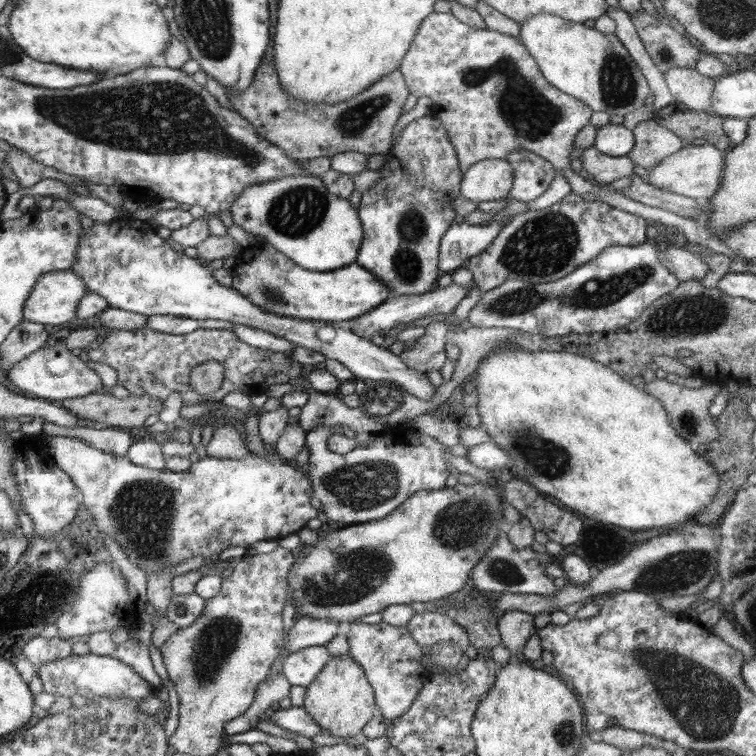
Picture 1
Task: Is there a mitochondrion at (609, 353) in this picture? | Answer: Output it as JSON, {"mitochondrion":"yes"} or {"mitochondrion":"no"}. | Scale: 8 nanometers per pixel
{"mitochondrion":"no"}

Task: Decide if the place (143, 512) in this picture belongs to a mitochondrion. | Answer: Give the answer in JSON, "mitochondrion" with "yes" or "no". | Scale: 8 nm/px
{"mitochondrion":"yes"}

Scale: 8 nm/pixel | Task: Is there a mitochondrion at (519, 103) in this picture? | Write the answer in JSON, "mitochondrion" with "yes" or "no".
{"mitochondrion":"yes"}

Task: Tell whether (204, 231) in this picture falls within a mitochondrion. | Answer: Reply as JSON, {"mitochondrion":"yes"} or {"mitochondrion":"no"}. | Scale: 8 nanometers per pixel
{"mitochondrion":"no"}

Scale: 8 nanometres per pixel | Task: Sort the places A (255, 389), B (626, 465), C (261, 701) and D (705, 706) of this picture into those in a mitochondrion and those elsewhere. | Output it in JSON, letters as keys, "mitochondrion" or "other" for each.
{"A":"other","B":"other","C":"other","D":"mitochondrion"}

